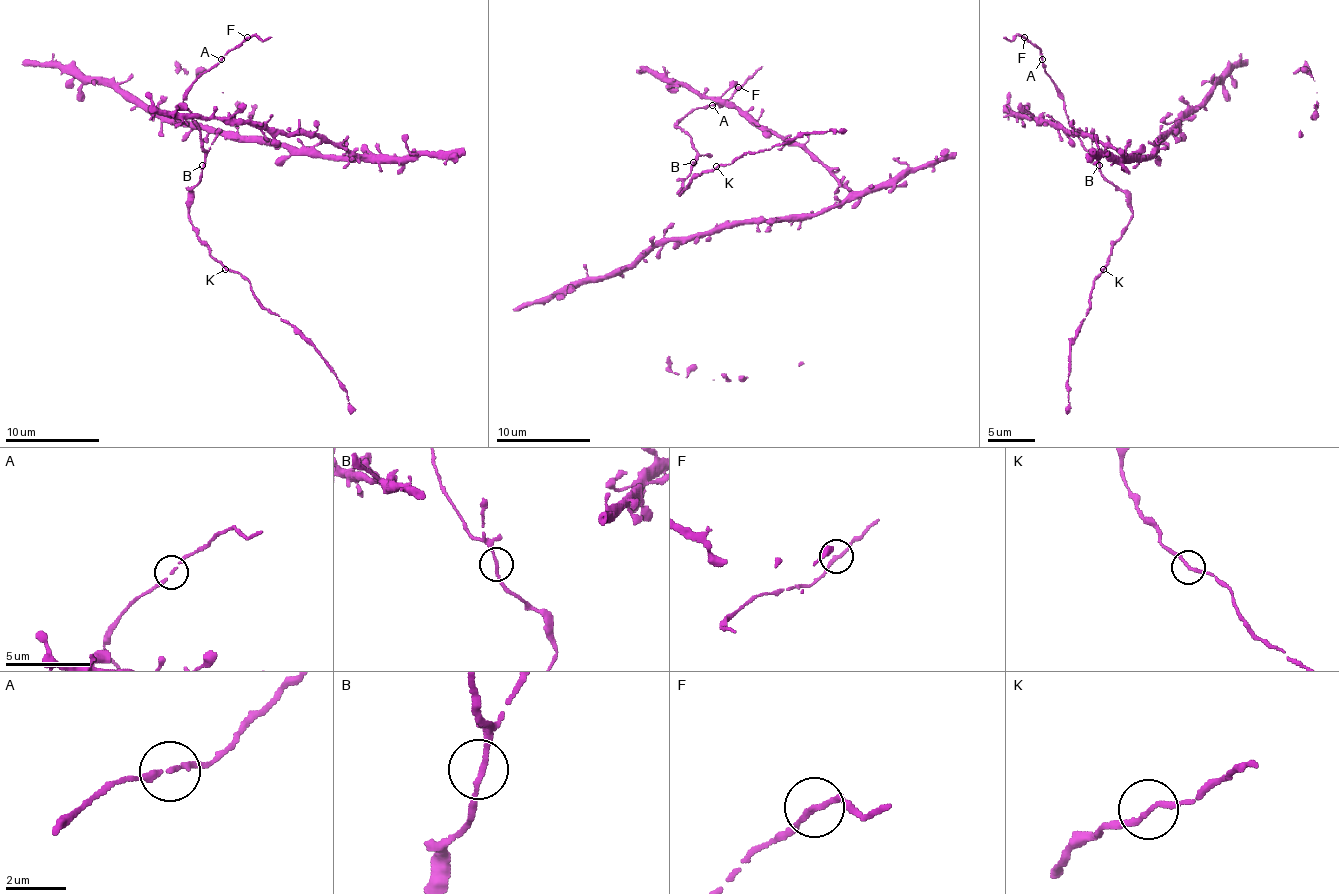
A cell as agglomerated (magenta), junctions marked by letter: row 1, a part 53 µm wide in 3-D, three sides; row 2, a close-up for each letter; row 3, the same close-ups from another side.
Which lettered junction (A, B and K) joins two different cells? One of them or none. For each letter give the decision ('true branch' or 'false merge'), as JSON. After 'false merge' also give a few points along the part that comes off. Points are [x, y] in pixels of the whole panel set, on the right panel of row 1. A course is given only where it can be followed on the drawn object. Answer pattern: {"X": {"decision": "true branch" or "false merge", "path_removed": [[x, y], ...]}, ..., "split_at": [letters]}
{"A": {"decision": "true branch"}, "B": {"decision": "true branch"}, "K": {"decision": "true branch"}, "split_at": []}

